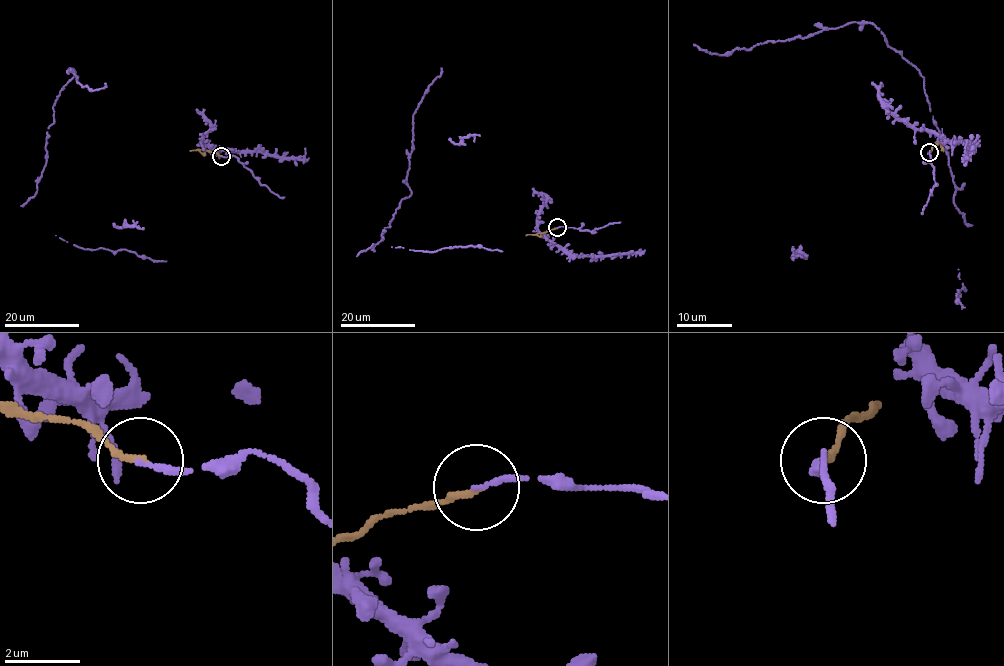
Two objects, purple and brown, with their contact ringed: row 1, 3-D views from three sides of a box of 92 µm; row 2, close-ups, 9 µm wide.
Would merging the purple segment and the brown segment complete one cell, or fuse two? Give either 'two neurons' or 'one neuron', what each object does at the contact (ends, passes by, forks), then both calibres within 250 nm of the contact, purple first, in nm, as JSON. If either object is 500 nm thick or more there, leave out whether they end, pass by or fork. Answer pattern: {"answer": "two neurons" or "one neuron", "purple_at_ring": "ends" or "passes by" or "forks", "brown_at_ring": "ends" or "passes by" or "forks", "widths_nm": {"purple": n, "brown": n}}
{"answer": "one neuron", "purple_at_ring": "ends", "brown_at_ring": "ends", "widths_nm": {"purple": 150, "brown": 170}}

